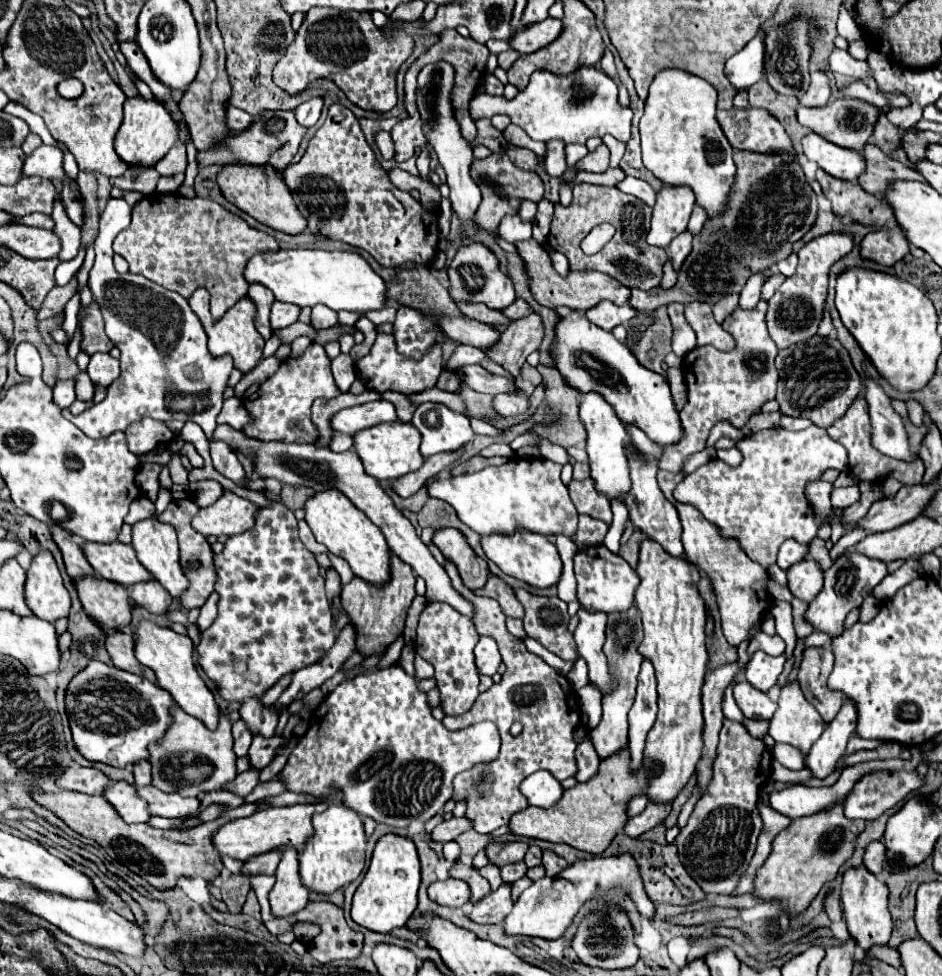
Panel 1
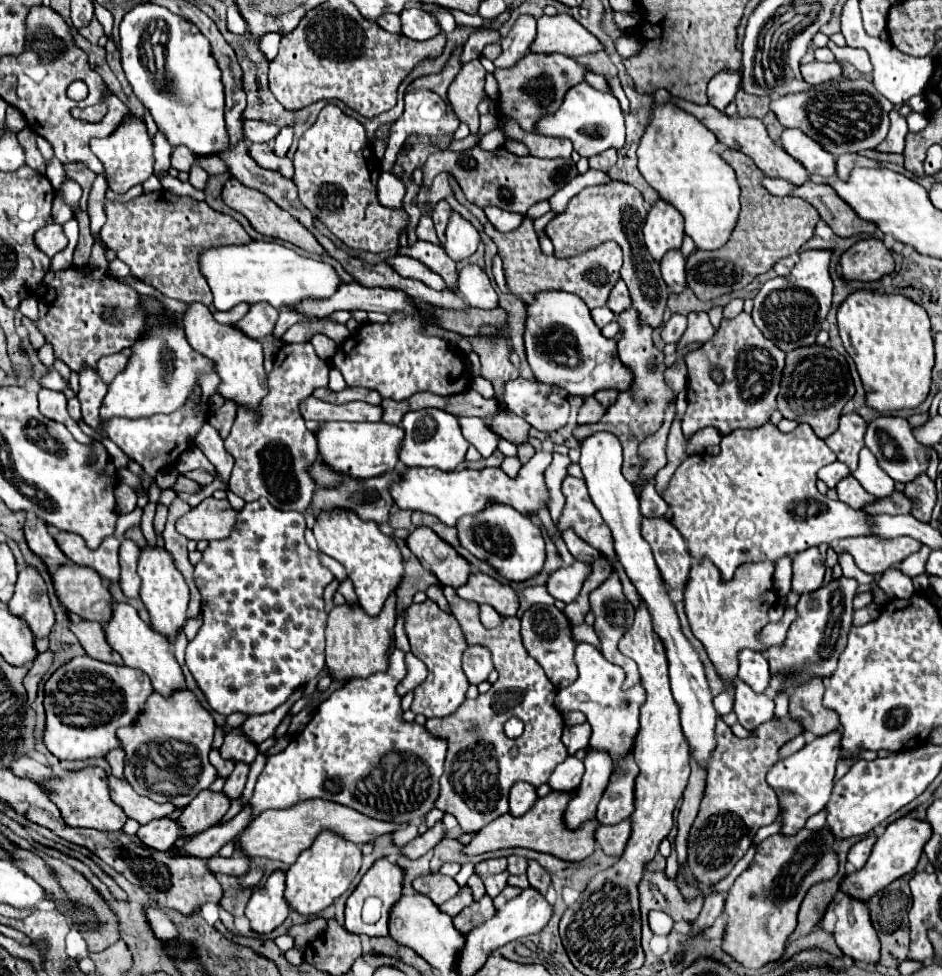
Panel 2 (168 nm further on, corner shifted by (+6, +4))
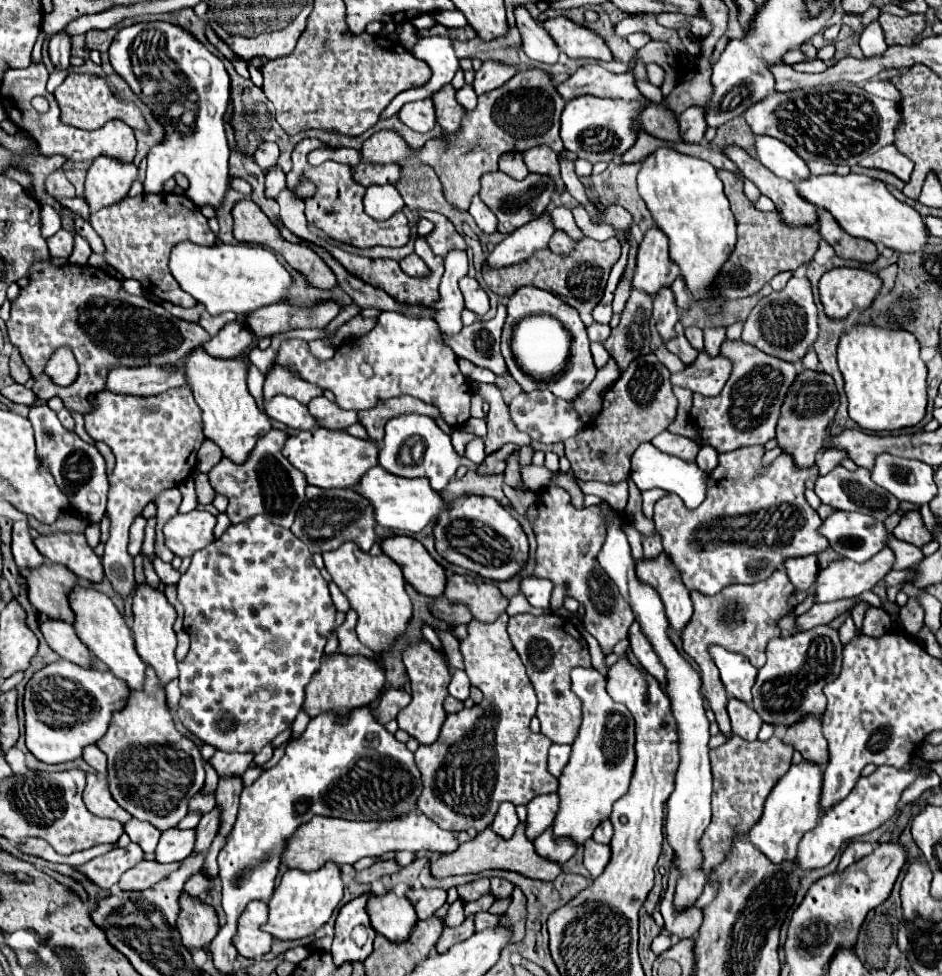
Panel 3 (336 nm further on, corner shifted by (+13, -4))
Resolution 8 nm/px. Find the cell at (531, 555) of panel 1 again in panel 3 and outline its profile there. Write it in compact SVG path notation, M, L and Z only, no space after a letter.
M461 497L455 499L455 509L445 513L435 523L435 549L453 565L473 571L493 581L509 581L529 559L529 543L519 521L491 497Z

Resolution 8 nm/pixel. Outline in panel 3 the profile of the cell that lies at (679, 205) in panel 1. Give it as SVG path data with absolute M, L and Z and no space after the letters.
M659 227L645 231L645 237L639 243L633 287L655 295L663 285L671 285L677 275L679 267L669 257L667 237L659 231Z

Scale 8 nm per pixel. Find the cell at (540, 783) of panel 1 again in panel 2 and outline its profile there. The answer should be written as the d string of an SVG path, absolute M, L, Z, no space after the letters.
M514 783L514 787L510 789L510 815L512 817L520 817L524 815L534 803L536 803L536 789L530 783Z

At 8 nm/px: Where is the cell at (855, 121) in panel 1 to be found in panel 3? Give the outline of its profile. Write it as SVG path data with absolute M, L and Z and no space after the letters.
M823 85L815 89L797 89L791 93L775 93L755 103L747 113L743 113L755 135L771 135L779 141L785 141L803 157L805 161L827 161L833 165L857 165L863 157L881 149L881 145L889 145L895 139L897 129L901 127L899 105L887 99L879 99L867 93L859 85Z

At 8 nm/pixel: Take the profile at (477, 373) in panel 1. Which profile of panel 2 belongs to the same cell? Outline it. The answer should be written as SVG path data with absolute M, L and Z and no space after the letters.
M514 379L506 383L504 401L510 411L538 431L556 431L568 423L570 403L556 385Z

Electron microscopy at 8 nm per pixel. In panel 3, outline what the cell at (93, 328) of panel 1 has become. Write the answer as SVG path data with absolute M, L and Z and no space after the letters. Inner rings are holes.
M49 261L31 271L29 285L21 289L19 299L11 303L7 333L11 343L19 347L31 375L35 377L33 391L37 397L47 401L57 395L67 409L77 413L87 411L87 395L105 389L105 377L111 367L173 365L191 349L209 341L209 335L197 323L171 315L155 301L129 295L121 283L101 267L53 267ZM59 347L69 347L79 363L79 375L67 387L55 385L43 371Z

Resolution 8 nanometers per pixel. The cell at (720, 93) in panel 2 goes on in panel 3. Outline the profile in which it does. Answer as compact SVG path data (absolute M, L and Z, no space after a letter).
M689 107L679 115L679 125L681 125L681 137L687 143L701 143L707 131L707 121L705 121L705 107Z

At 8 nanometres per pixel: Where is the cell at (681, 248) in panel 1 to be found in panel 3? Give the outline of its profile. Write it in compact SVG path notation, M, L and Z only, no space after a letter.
M661 287L653 301L653 317L657 321L659 335L667 341L675 335L675 323L679 319L679 309L675 305L675 295L671 287Z

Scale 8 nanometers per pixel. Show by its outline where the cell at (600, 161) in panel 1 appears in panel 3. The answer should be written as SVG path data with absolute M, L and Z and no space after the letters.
M491 171L481 175L479 181L481 181L479 197L499 219L499 233L513 233L517 227L539 217L549 205L551 197L557 193L555 179L549 175L539 175L539 173L529 173L523 181L517 181L503 171Z

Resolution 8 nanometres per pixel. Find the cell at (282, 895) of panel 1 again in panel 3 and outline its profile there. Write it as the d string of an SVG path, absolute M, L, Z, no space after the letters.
M251 901L239 917L239 927L235 935L235 949L243 957L257 959L271 949L271 935L261 927L267 923L267 901Z

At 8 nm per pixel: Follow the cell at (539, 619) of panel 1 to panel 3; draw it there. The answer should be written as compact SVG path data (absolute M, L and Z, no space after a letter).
M555 613L539 617L515 615L509 619L509 635L513 635L513 647L527 667L527 675L539 699L537 717L541 721L541 733L547 735L553 743L573 743L581 727L581 709L579 697L571 693L569 671L577 665L591 667L591 657L587 645L583 643L583 637L569 619L563 619Z

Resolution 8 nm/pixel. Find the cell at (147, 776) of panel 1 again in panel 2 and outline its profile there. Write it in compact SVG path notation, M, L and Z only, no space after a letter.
M118 747L118 749L112 749L110 753L106 753L104 757L112 769L112 775L116 775L118 779L124 779L124 751Z

